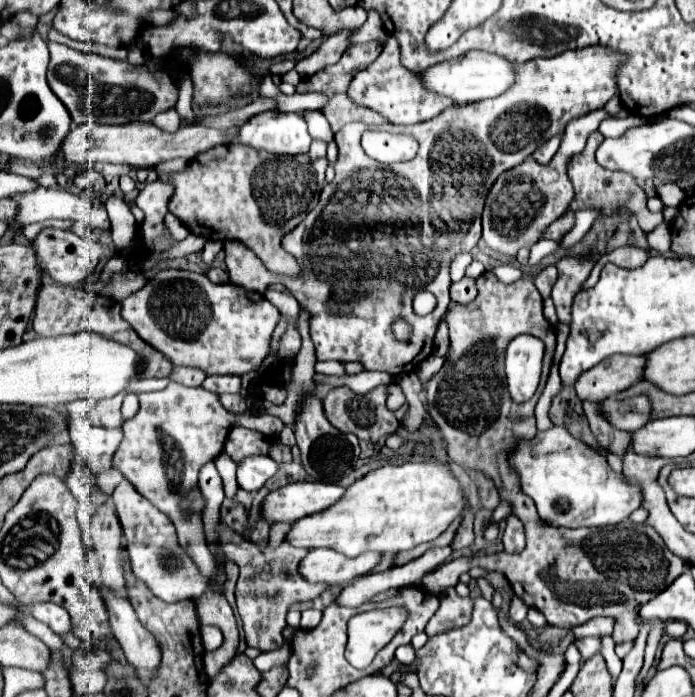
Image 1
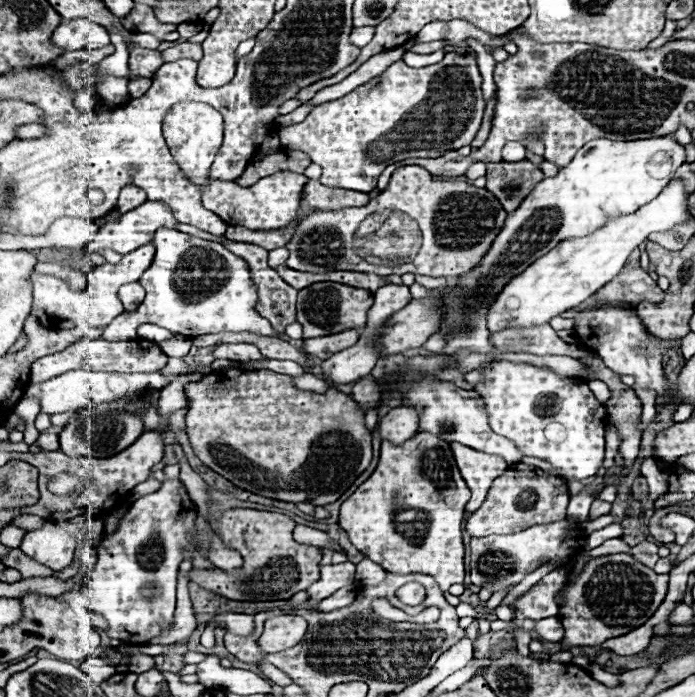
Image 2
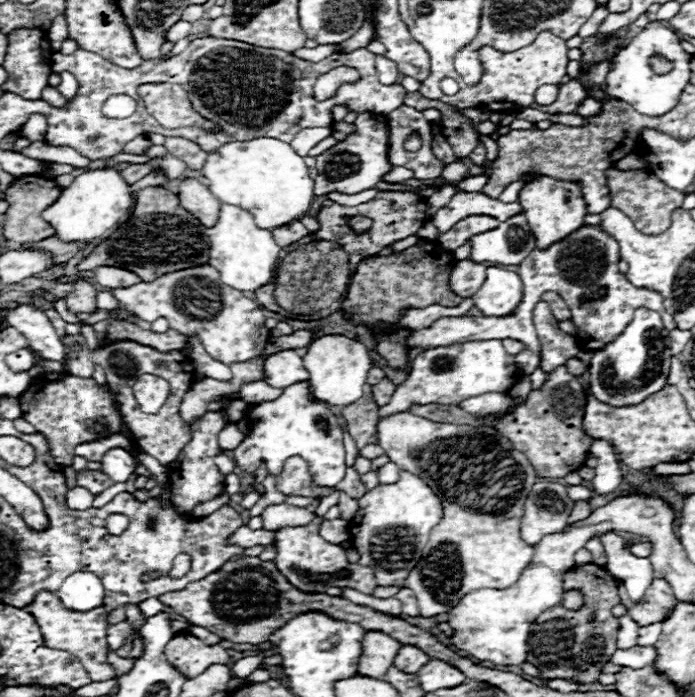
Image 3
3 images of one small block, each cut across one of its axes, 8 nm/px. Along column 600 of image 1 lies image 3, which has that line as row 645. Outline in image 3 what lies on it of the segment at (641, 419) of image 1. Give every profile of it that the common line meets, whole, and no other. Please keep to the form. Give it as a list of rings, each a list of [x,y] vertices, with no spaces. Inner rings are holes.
[[[404,644],[404,646],[400,646],[400,650],[394,658],[394,666],[406,674],[416,674],[428,660],[430,660],[430,656],[424,654],[420,648]]]

